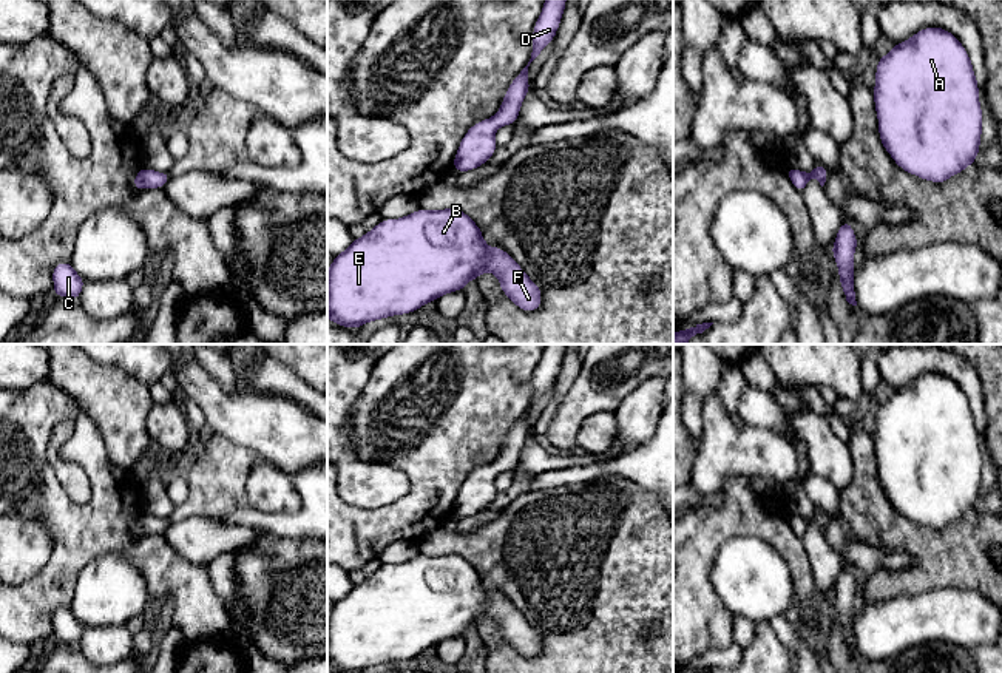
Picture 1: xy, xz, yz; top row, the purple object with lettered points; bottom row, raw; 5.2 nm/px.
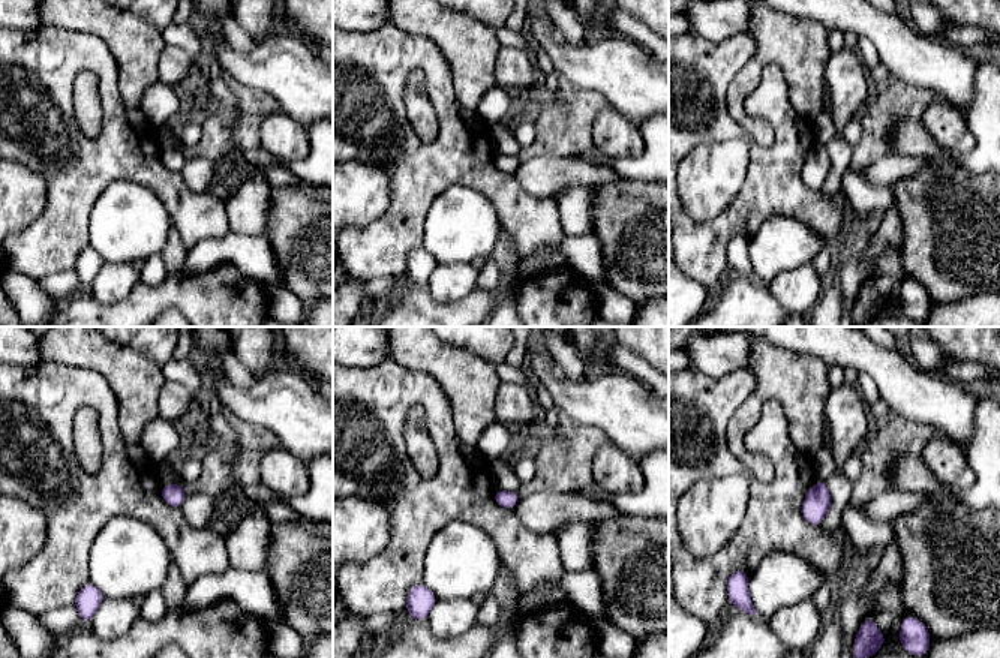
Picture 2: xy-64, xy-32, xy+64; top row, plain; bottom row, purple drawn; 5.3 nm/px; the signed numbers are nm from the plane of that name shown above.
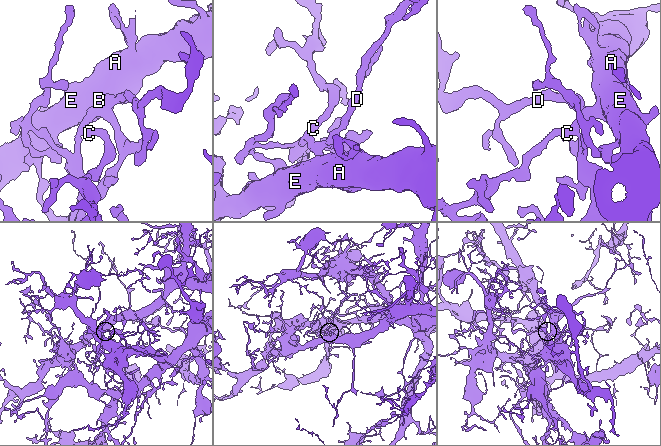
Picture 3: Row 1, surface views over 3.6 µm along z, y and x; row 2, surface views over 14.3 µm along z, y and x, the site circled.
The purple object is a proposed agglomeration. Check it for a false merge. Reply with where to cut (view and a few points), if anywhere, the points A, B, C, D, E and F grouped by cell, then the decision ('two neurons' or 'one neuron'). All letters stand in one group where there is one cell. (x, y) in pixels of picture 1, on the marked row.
no cut; A B C D E F; one neuron

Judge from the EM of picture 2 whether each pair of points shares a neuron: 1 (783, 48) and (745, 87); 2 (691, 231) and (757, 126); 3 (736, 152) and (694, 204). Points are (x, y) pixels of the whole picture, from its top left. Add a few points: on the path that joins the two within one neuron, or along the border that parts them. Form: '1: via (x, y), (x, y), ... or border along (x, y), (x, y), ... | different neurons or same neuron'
1: via (771, 50), (753, 68), (750, 75) | same neuron
2: border along (727, 111), (753, 141), (763, 147), (774, 143) | different neurons
3: via (723, 165), (706, 182), (705, 191) | same neuron

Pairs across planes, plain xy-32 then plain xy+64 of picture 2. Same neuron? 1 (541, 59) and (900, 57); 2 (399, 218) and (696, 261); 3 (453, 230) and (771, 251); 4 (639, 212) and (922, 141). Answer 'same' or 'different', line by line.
1: different
2: same
3: same
4: same

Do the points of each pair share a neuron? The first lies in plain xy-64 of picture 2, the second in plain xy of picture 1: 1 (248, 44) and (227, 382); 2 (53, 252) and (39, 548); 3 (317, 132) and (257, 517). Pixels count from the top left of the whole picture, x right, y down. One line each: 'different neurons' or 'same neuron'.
1: same neuron
2: different neurons
3: same neuron

